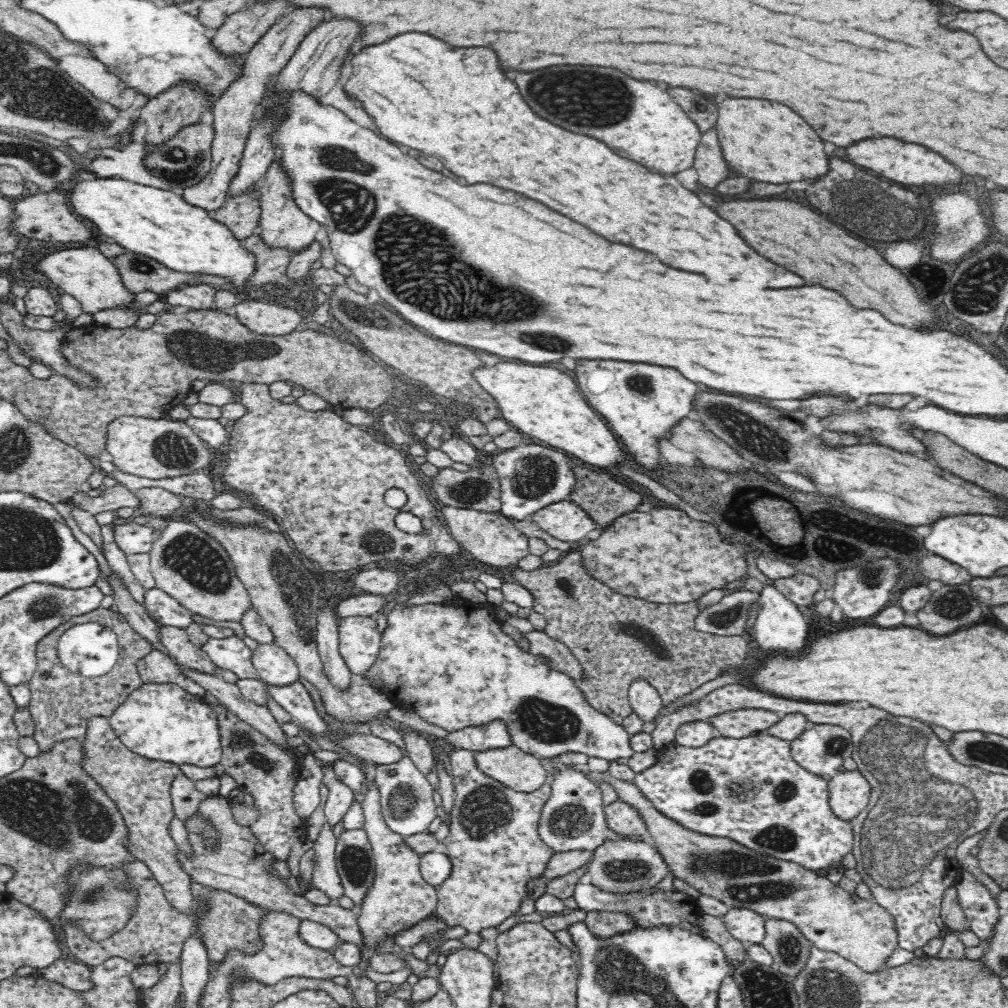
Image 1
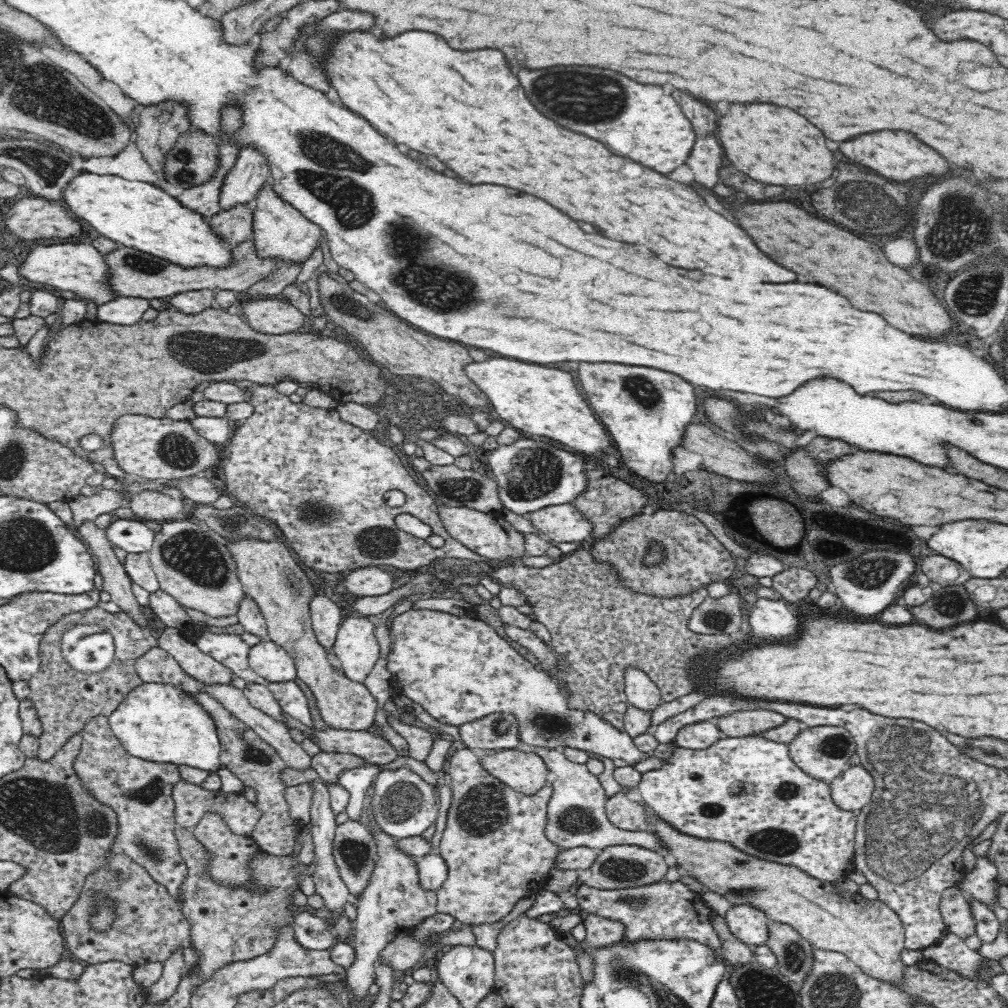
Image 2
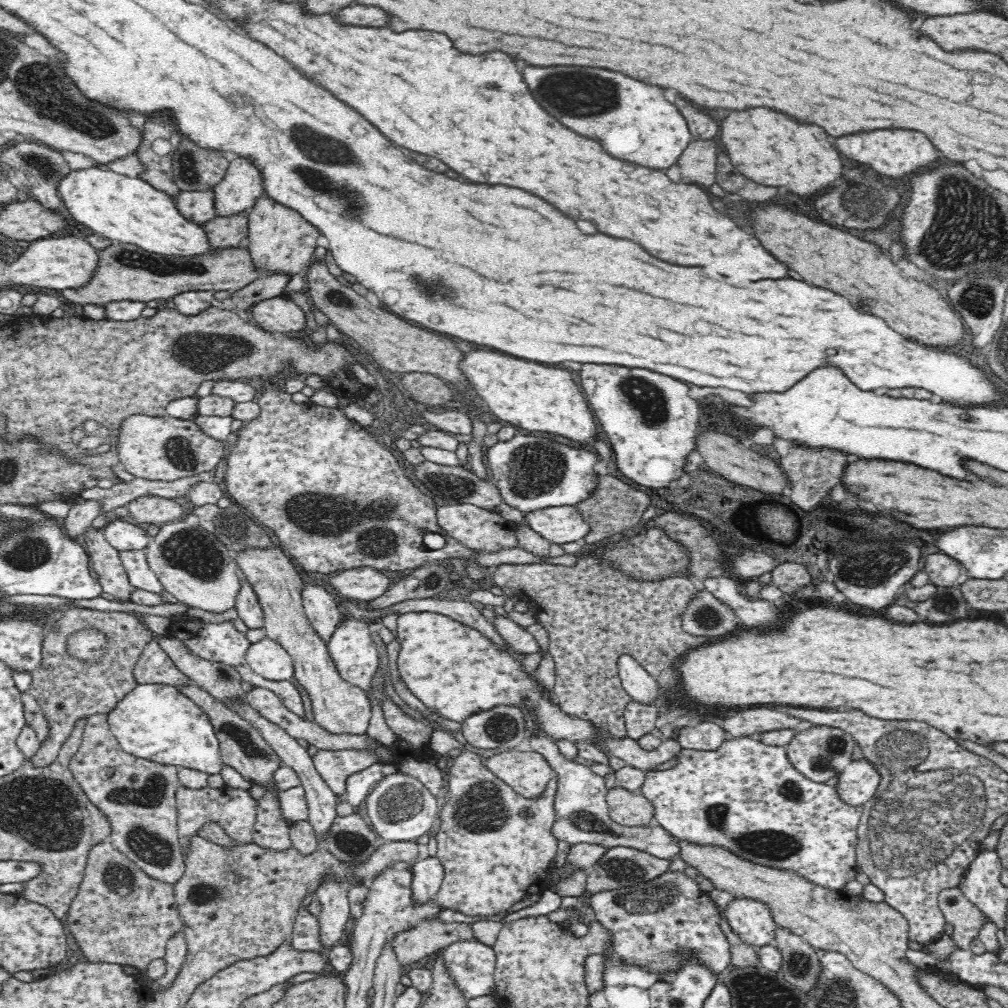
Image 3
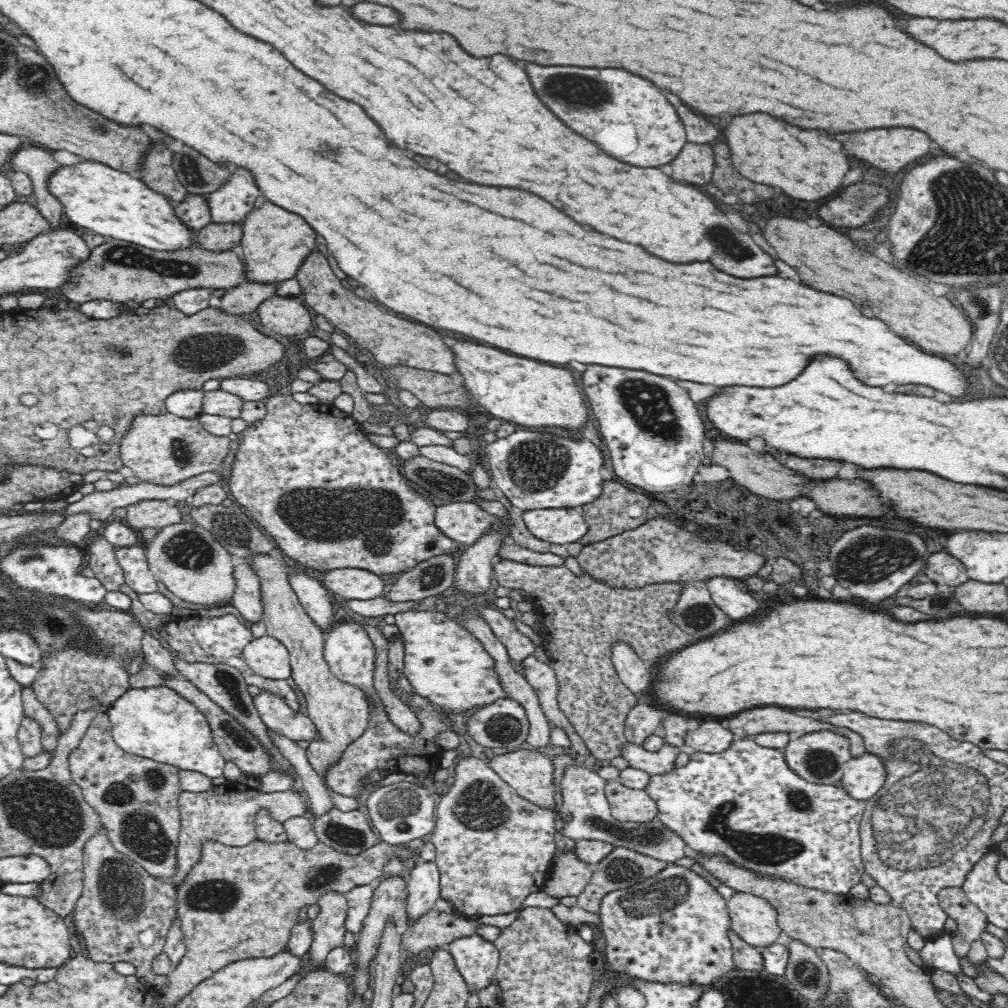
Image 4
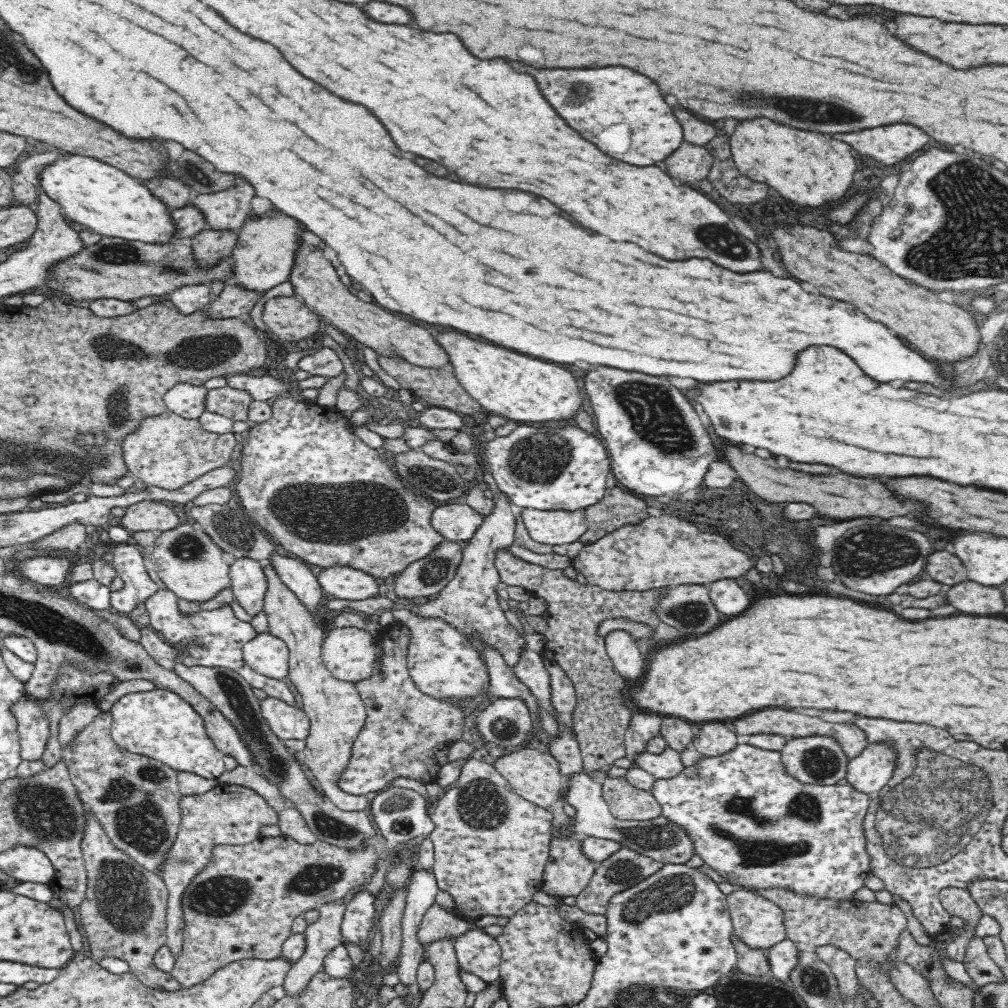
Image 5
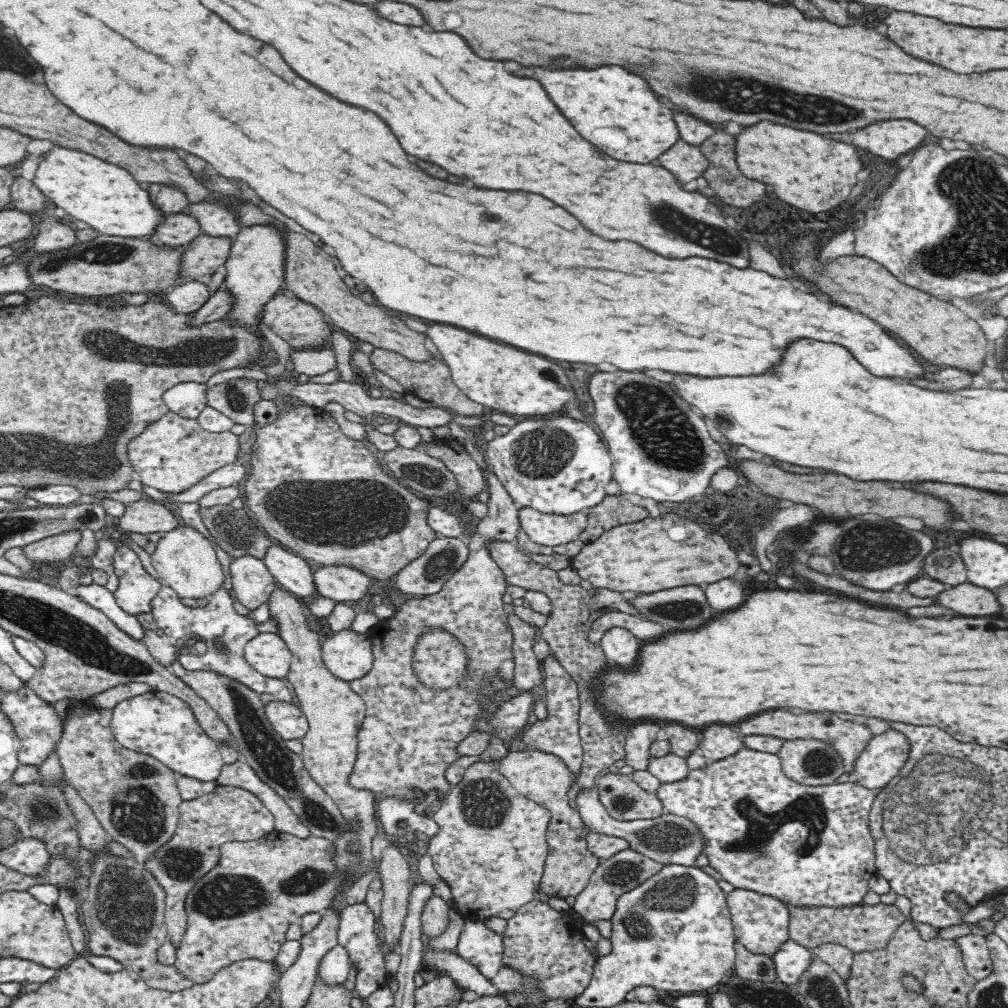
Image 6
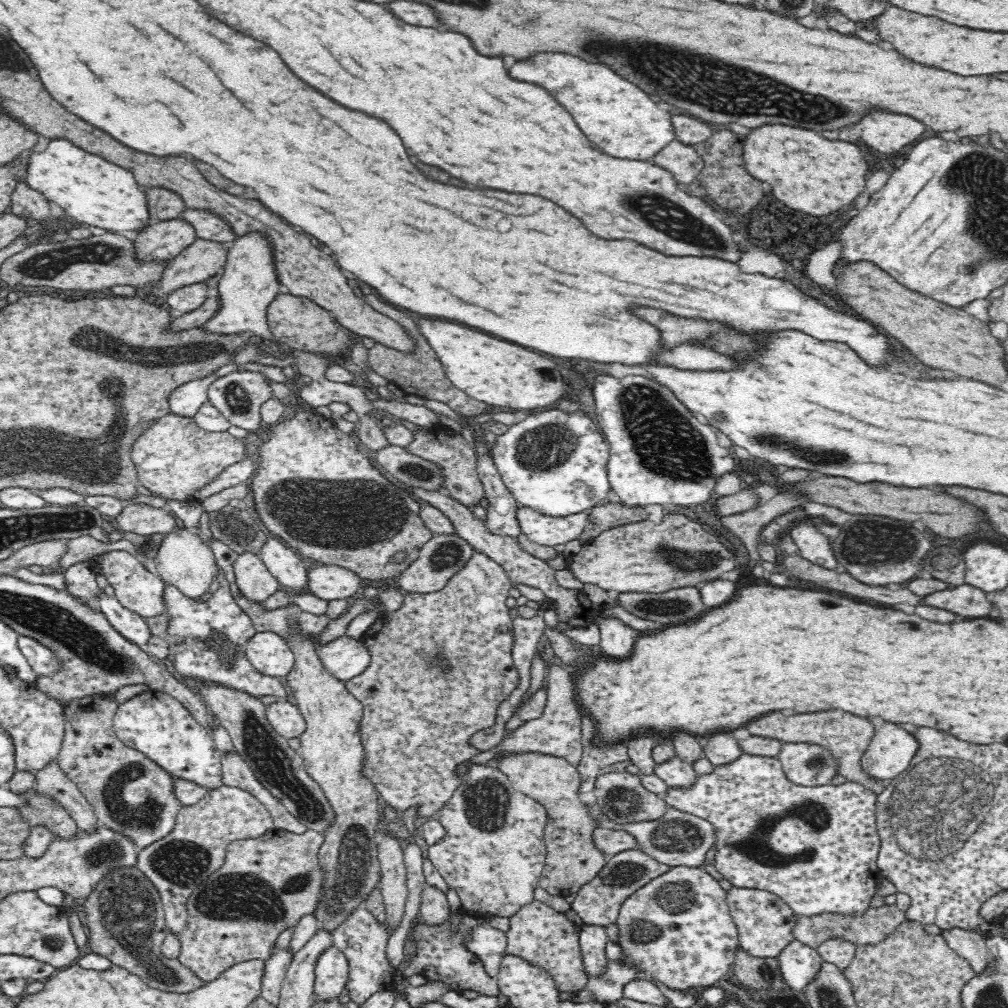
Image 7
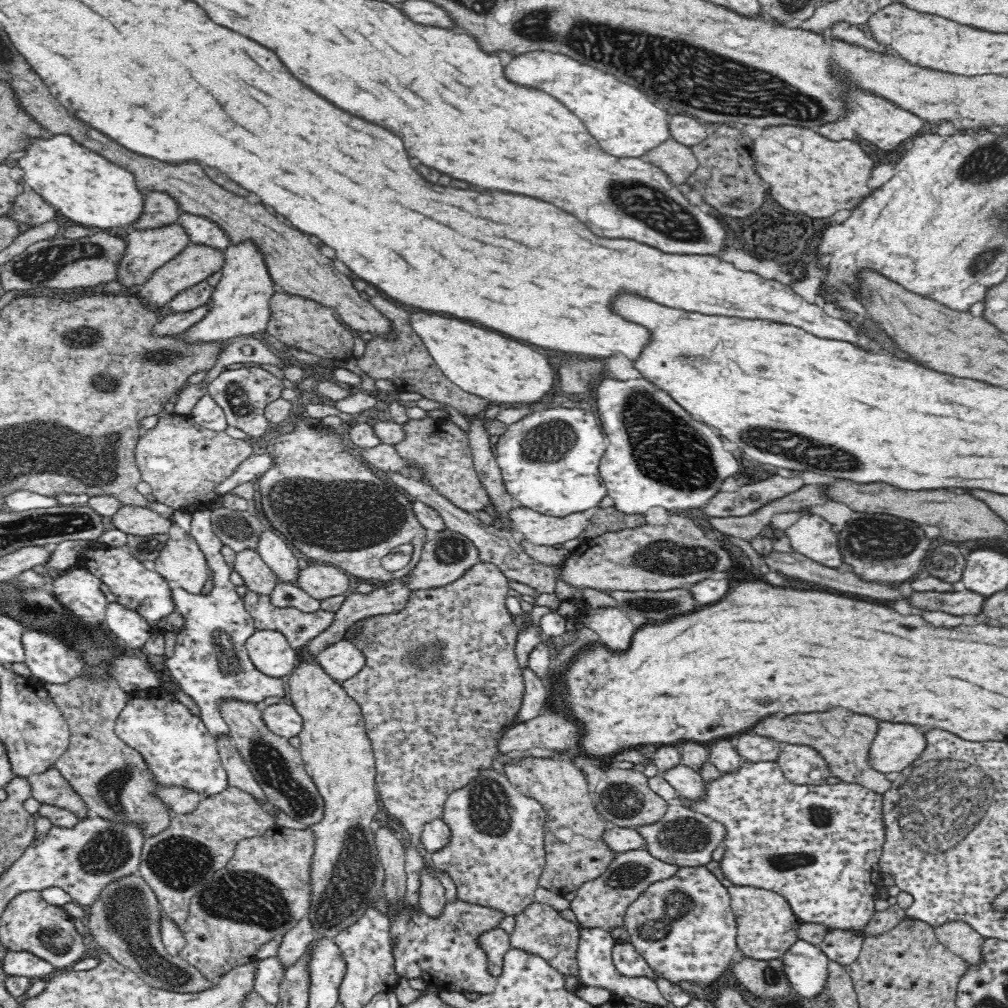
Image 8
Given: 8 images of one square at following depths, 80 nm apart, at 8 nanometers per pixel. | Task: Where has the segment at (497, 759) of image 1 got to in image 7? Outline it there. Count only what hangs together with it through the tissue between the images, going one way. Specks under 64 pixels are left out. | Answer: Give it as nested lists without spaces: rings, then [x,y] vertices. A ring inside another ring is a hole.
[[[538,752],[514,753],[501,757],[498,768],[510,779],[512,786],[519,793],[544,806],[550,817],[544,833],[547,853],[539,886],[554,896],[576,894],[581,886],[590,882],[600,872],[600,868],[607,861],[607,857],[594,847],[592,841],[592,832],[598,827],[598,823],[590,816],[590,811],[583,802],[585,798],[578,795],[579,770],[565,758]]]

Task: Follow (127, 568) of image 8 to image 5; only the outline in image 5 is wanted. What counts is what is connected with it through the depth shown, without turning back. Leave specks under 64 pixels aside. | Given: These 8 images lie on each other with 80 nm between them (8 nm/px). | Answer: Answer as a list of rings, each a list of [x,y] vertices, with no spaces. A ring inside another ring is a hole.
[[[136,544],[130,545],[112,545],[112,554],[114,555],[113,565],[120,579],[124,581],[124,588],[119,592],[111,592],[110,606],[113,611],[128,614],[136,604],[144,603],[148,597],[152,597],[159,592],[158,586],[150,579],[148,564],[143,557],[143,550]]]

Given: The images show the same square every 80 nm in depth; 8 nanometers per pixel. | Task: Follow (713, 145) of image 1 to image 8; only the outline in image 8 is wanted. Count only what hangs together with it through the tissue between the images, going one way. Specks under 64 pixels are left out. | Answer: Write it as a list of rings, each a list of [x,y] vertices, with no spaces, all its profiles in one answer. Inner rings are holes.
[[[672,138],[660,143],[656,150],[650,150],[648,160],[664,171],[676,185],[686,183],[700,166],[691,147]]]

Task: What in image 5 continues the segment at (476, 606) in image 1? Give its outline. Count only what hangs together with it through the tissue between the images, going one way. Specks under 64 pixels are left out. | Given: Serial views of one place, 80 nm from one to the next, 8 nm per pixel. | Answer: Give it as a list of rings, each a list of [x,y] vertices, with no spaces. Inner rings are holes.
[[[391,610],[396,623],[402,623],[408,631],[410,631],[409,646],[407,651],[407,667],[408,674],[412,677],[412,681],[418,690],[422,693],[434,697],[436,699],[450,699],[455,704],[459,700],[473,700],[477,696],[492,695],[489,690],[491,678],[488,671],[488,663],[483,656],[480,647],[476,647],[474,643],[467,639],[455,626],[448,624],[443,618],[435,616],[418,616],[409,610]],[[668,746],[660,754],[652,754],[647,750],[638,752],[632,758],[632,764],[654,775],[655,778],[672,778],[680,774],[683,768],[679,752]]]

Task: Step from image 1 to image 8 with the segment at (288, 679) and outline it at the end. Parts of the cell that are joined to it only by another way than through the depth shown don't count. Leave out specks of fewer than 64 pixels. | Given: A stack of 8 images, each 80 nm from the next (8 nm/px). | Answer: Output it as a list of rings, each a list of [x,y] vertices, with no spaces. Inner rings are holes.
[[[257,630],[246,641],[245,648],[253,665],[271,677],[282,678],[290,674],[300,660],[298,650],[278,631]]]

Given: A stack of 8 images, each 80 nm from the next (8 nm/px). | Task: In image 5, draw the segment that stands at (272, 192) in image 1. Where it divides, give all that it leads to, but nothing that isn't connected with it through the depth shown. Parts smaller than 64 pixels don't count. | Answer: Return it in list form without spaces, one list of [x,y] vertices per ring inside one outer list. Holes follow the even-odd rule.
[[[270,208],[270,215],[254,213],[250,215],[237,232],[237,243],[231,257],[233,257],[234,283],[248,290],[257,290],[259,294],[265,293],[270,288],[288,282],[295,256],[301,244],[304,226],[290,218],[281,210]]]

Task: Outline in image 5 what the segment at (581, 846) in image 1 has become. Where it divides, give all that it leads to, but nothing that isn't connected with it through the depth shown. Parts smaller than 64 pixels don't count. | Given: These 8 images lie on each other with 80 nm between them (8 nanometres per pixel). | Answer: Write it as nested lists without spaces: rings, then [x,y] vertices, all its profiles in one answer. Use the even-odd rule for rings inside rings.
[[[583,770],[566,776],[565,801],[574,807],[576,814],[572,834],[580,838],[594,837],[620,843],[638,854],[653,858],[663,864],[684,864],[694,856],[694,845],[682,827],[660,815],[649,821],[621,821],[614,818],[603,797],[601,776]]]

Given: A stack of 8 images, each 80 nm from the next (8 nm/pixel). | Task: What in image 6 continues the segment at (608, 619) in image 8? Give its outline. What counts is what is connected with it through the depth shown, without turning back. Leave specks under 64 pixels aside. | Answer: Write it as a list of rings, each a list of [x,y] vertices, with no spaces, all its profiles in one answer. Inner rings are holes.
[[[613,627],[601,638],[606,659],[612,669],[634,670],[640,656],[640,640],[627,629]]]

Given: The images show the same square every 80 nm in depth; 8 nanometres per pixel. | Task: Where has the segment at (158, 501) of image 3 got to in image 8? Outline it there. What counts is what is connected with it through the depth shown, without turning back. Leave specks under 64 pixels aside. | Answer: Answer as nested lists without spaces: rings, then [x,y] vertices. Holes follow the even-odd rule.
[[[122,505],[120,511],[111,517],[114,529],[142,537],[168,534],[174,524],[172,518],[153,512],[146,506]]]

